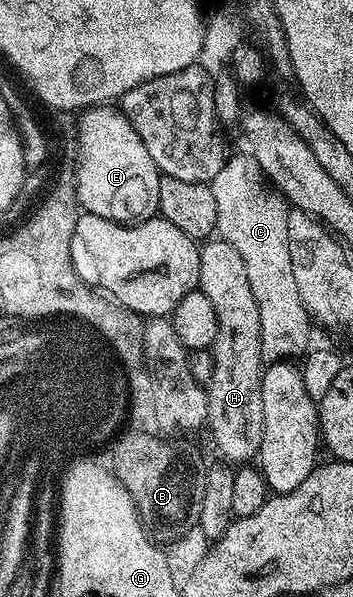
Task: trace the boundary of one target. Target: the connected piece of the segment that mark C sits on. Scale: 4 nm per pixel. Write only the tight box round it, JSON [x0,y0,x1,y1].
[212,153,311,363]

